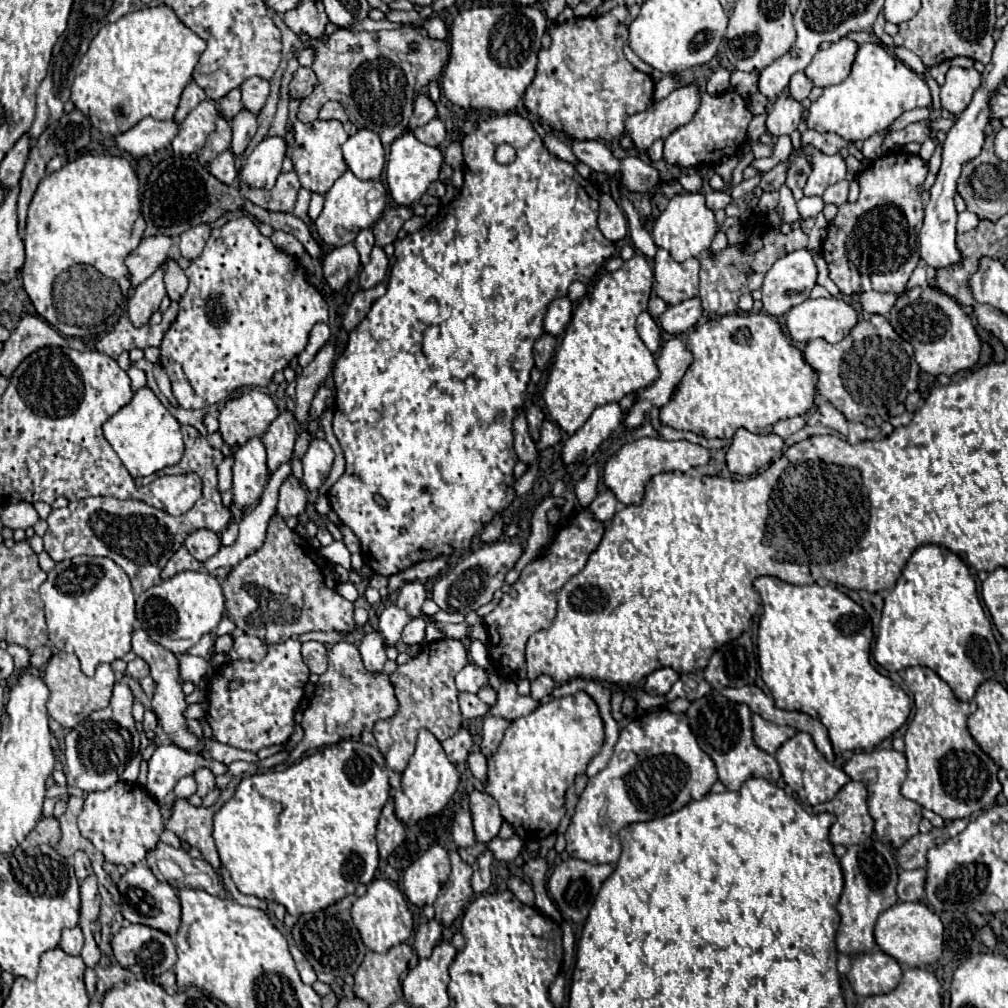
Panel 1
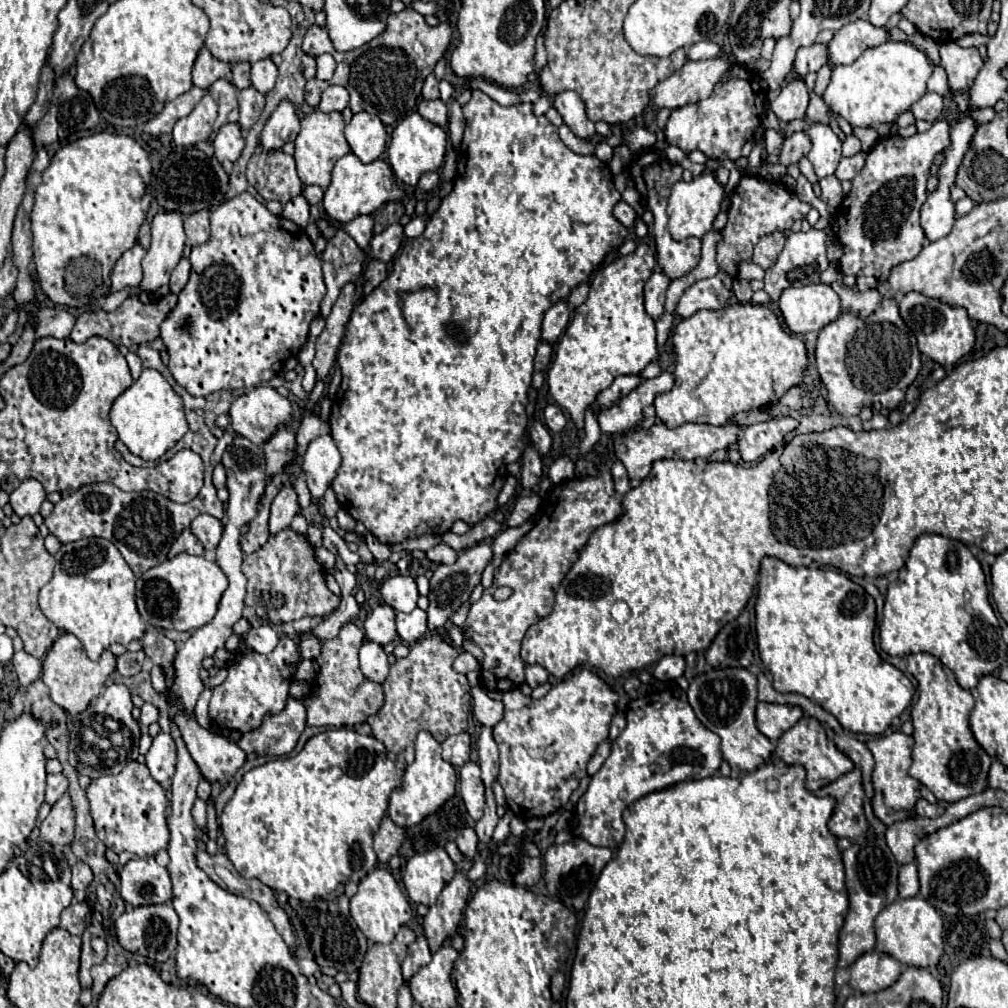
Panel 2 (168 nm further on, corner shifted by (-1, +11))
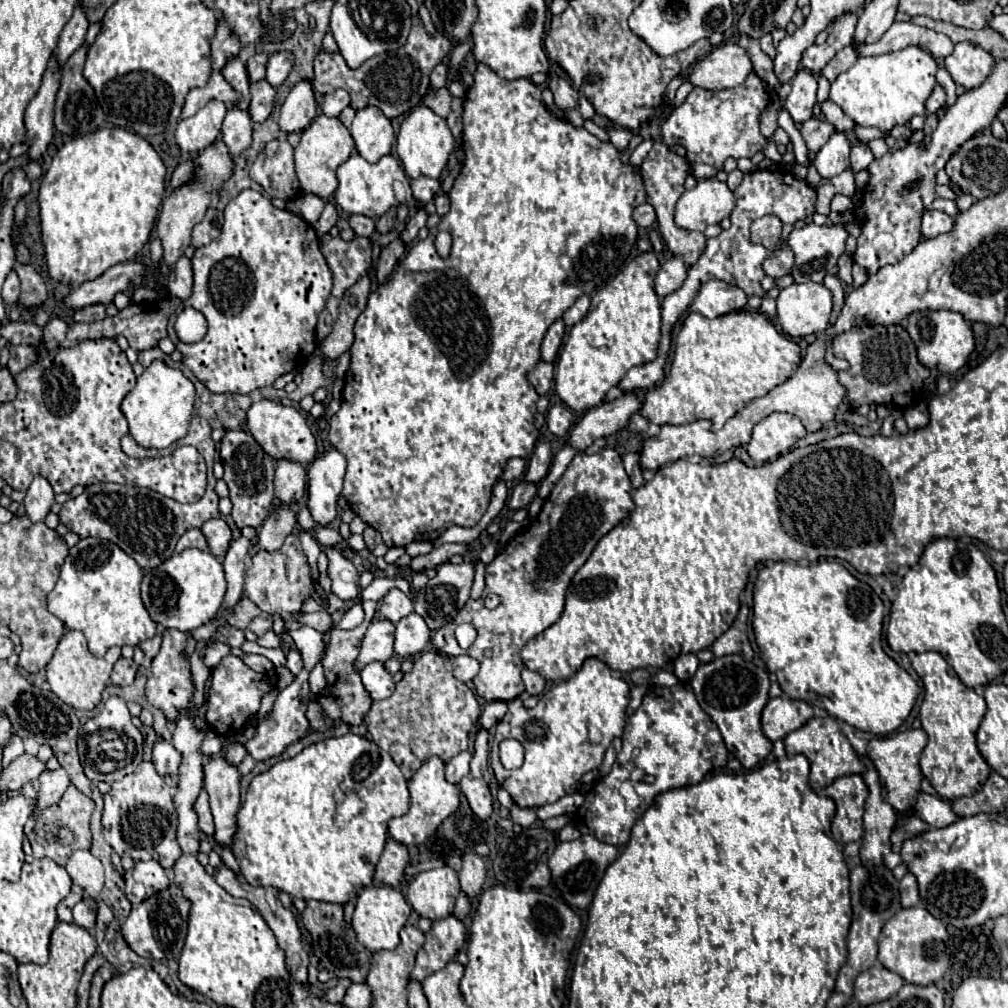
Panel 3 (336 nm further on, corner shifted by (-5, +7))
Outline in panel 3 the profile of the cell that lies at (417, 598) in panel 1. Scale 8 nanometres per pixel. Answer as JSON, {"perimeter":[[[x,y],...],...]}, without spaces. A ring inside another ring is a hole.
{"perimeter":[[[391,589],[381,601],[381,615],[391,623],[397,623],[399,619],[411,615],[413,611],[415,611],[413,599],[399,589]]]}

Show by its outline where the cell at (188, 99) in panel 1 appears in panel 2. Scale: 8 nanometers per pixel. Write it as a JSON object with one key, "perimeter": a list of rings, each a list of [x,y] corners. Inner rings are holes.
{"perimeter":[[[203,47],[199,51],[199,57],[197,57],[195,67],[193,67],[193,85],[209,89],[213,81],[229,77],[229,71],[231,71],[229,63],[223,63],[221,59],[215,59],[211,55],[211,51],[207,51],[207,47]]]}

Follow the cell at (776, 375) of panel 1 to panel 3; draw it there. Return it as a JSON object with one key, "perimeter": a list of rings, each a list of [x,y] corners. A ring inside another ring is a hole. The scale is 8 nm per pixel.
{"perimeter":[[[743,309],[735,313],[727,313],[715,319],[707,319],[699,313],[689,313],[675,333],[673,361],[671,369],[661,387],[649,389],[643,399],[641,415],[647,417],[655,425],[685,425],[699,419],[709,419],[715,427],[723,427],[727,419],[747,407],[753,399],[767,395],[777,385],[791,379],[801,363],[801,349],[795,341],[783,337],[765,313],[757,309]]]}

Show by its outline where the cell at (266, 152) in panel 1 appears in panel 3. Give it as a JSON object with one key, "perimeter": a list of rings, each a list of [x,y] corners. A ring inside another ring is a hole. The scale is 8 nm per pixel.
{"perimeter":[[[299,81],[281,105],[279,129],[285,133],[301,133],[317,115],[317,103],[313,97],[313,87],[307,81]]]}

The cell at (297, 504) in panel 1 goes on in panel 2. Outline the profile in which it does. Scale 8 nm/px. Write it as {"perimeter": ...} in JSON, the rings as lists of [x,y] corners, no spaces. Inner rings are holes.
{"perimeter":[[[291,485],[281,487],[281,491],[275,495],[271,503],[271,515],[269,515],[269,533],[275,535],[283,529],[287,529],[293,521],[293,517],[299,513],[297,495]]]}

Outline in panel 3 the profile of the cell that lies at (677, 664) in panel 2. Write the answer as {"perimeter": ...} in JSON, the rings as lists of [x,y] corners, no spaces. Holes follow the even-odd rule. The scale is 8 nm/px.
{"perimeter":[[[679,655],[673,661],[673,673],[679,681],[689,681],[695,675],[697,667],[699,667],[699,661],[695,659],[695,655]]]}

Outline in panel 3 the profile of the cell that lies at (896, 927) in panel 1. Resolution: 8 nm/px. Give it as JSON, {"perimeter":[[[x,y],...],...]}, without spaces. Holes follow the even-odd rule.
{"perimeter":[[[909,907],[895,913],[881,929],[879,935],[879,961],[903,975],[907,983],[929,985],[937,983],[949,967],[949,953],[947,953],[947,929],[945,925],[935,919],[925,907]]]}

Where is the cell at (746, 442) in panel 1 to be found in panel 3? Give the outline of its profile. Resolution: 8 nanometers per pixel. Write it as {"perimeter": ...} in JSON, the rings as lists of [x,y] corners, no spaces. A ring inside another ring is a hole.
{"perimeter":[[[775,413],[755,425],[753,437],[747,445],[747,453],[755,463],[771,461],[789,451],[795,441],[805,435],[807,431],[795,415]]]}

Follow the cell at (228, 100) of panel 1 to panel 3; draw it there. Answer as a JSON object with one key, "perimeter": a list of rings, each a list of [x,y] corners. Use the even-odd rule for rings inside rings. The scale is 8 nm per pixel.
{"perimeter":[[[255,53],[253,57],[247,59],[247,75],[249,75],[249,81],[255,83],[255,81],[261,81],[265,77],[265,65],[267,65],[267,55],[265,53]]]}

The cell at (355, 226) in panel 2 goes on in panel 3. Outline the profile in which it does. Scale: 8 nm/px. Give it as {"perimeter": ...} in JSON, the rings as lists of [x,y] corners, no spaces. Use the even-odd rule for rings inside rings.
{"perimeter":[[[353,215],[353,217],[349,219],[349,225],[351,225],[351,229],[355,231],[355,235],[359,235],[359,237],[371,237],[371,235],[375,233],[375,223],[373,223],[373,219],[363,217],[363,215]]]}

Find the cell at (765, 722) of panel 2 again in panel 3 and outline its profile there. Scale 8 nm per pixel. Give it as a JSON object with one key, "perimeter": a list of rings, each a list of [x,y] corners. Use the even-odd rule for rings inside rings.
{"perimeter":[[[783,695],[779,699],[769,699],[769,703],[763,709],[761,725],[763,725],[763,733],[771,741],[777,741],[789,735],[791,731],[799,729],[801,725],[805,725],[811,717],[813,717],[811,705]]]}

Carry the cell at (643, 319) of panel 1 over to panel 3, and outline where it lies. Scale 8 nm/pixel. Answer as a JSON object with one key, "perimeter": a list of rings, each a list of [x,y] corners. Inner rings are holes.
{"perimeter":[[[673,257],[659,269],[655,277],[655,293],[663,299],[673,291],[677,291],[685,279],[687,279],[687,269],[683,261],[679,257]]]}

